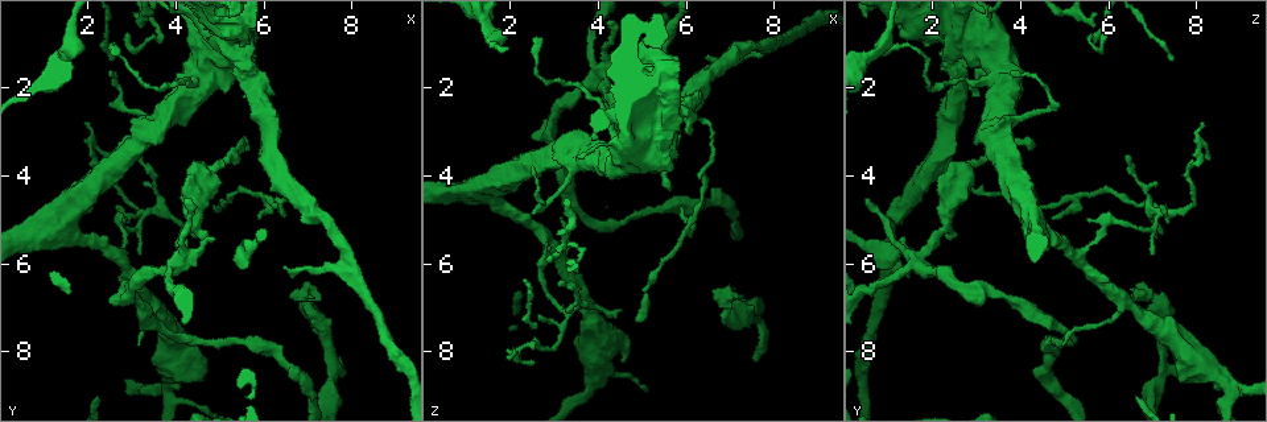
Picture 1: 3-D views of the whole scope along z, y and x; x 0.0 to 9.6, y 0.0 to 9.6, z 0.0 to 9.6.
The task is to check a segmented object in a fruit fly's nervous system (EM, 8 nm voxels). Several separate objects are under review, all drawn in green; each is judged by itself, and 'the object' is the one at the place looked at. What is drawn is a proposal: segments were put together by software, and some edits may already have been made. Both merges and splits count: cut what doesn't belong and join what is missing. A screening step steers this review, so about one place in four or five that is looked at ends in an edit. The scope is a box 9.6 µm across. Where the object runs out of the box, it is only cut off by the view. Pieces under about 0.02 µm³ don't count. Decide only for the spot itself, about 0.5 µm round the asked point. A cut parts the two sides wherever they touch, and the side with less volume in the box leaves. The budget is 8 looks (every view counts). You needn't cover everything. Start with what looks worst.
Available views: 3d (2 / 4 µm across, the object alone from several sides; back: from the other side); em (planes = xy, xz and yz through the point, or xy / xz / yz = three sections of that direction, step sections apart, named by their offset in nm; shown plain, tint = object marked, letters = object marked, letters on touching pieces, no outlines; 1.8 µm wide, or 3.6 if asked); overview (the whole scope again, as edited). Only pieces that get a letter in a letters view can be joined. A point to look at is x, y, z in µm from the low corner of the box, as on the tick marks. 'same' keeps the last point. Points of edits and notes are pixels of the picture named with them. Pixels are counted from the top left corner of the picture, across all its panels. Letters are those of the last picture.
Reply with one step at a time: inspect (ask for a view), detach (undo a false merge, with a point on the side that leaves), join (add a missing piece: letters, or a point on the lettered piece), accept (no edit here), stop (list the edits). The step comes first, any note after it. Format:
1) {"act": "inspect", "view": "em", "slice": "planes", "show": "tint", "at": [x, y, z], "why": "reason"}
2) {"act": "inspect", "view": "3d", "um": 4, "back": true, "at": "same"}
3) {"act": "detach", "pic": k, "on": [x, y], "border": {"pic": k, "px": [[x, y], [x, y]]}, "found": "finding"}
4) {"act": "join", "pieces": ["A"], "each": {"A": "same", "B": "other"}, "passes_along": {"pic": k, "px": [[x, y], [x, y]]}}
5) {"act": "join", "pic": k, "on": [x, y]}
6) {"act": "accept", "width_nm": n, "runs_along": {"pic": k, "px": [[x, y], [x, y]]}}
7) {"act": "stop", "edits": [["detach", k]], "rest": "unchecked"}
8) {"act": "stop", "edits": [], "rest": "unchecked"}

{"act": "inspect", "view": "3d", "um": 2, "at": [4.00, 6.05, 1.65], "why": "abrupt turn"}

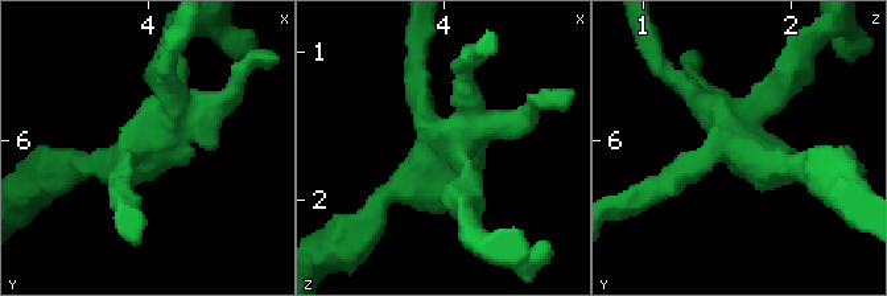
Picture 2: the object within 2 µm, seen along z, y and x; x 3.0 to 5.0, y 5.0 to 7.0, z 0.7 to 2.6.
{"act": "inspect", "view": "em", "um": 3.6, "slice": "xz", "step": 16, "show": "tint", "at": [4.04, 6.02, 1.64], "why": "shape alone is not enough"}

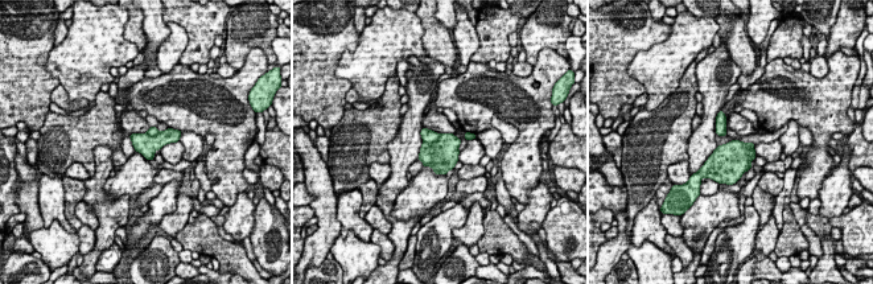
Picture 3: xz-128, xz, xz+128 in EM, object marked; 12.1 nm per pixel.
{"act": "inspect", "view": "em", "um": 3.6, "slice": "planes", "show": "letters", "at": "same"}

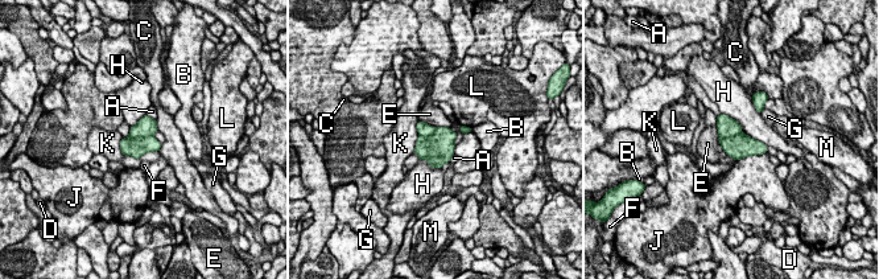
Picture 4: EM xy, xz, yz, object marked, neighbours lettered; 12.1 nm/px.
{"act": "detach", "pic": 4, "on": [147, 126], "longest_contact_nm": ["H", 550], "each": {"A": "other", "B": "other", "C": "other", "D": "other", "E": "other", "F": "other", "G": "other", "H": "other", "J": "other", "K": "other", "L": "other", "M": "other"}, "found": "two cells meet here"}

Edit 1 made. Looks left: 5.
{"act": "inspect", "view": "em", "um": 3.6, "slice": "planes", "show": "letters", "at": [5.50, 1.00, 2.65], "why": "touches itself"}

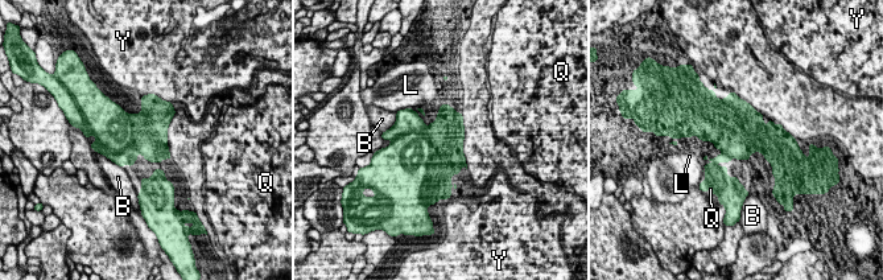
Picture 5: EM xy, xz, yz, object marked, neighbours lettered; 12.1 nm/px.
{"act": "detach", "pic": 5, "on": [127, 157], "width_nm": 550, "each": {"B": "other", "L": "other", "Q": "other", "Y": "other"}, "found": "two cells meet here"}

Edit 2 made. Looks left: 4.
{"act": "inspect", "view": "3d", "um": 4, "at": [2.55, 3.65, 8.25]}

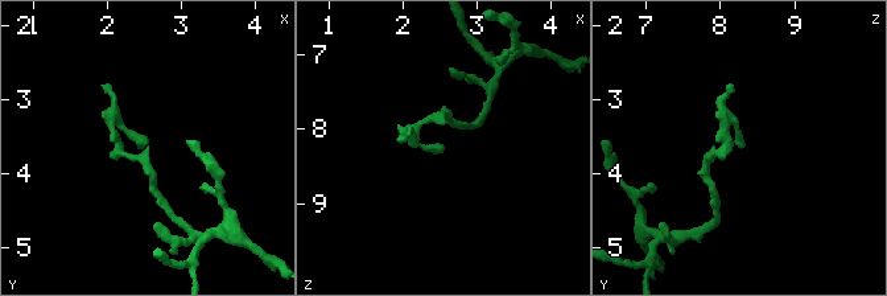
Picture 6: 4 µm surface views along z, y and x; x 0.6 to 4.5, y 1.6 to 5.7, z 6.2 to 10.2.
{"act": "inspect", "view": "em", "slice": "planes", "show": "letters", "at": [2.60, 3.55, 8.25], "why": "need the tissue"}

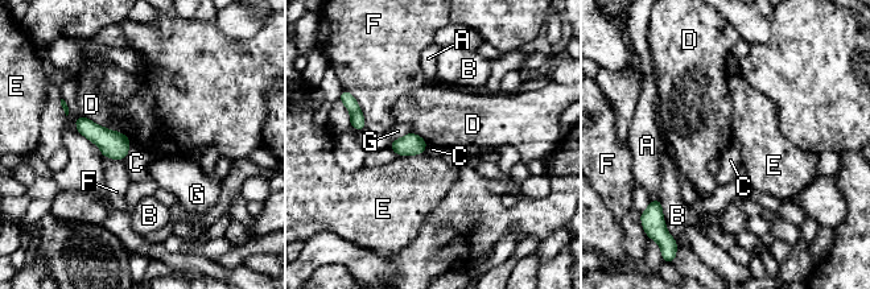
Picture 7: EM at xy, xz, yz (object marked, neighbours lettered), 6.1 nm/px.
{"act": "accept", "each": {"A": "other", "B": "other", "C": "other", "D": "other", "E": "other", "F": "other", "G": "other"}, "border": {"pic": 7, "px": [[83, 115], [112, 131]]}, "found": "none of them fits"}

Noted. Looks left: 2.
{"act": "stop", "edits": [["detach", 4], ["detach", 5]], "rest": "unchecked"}

